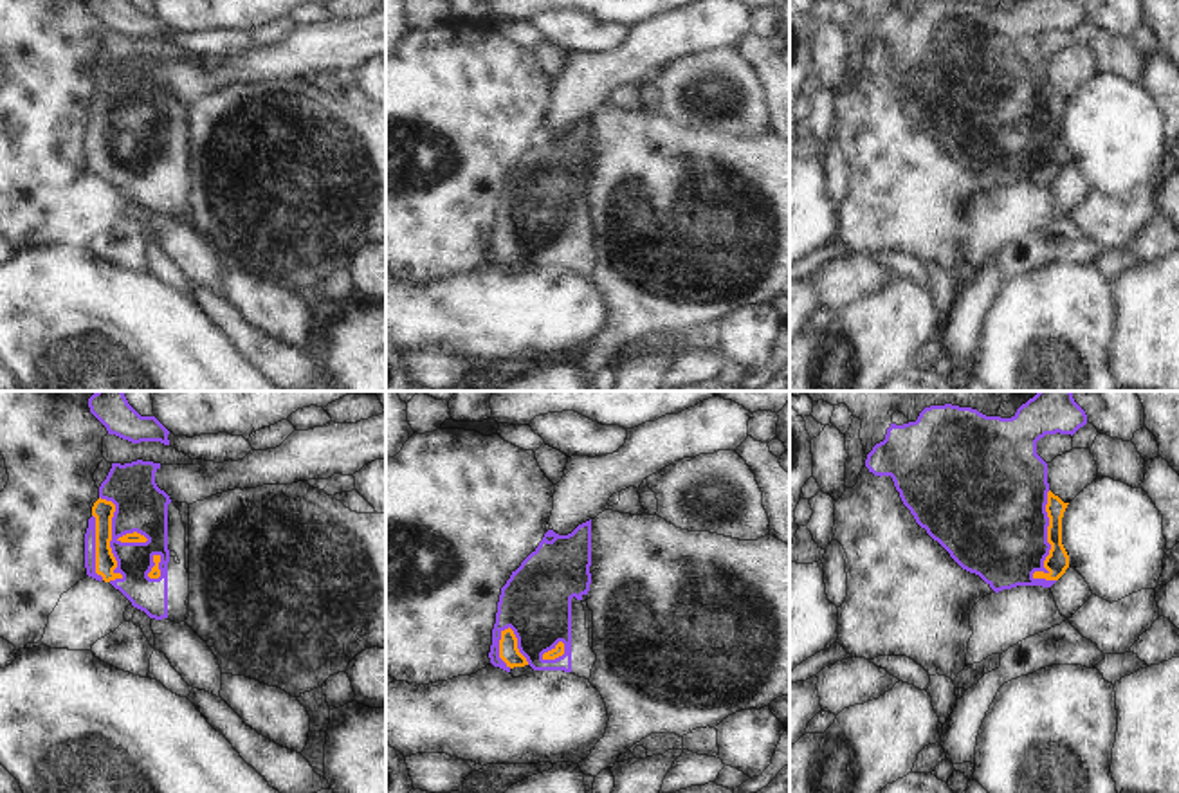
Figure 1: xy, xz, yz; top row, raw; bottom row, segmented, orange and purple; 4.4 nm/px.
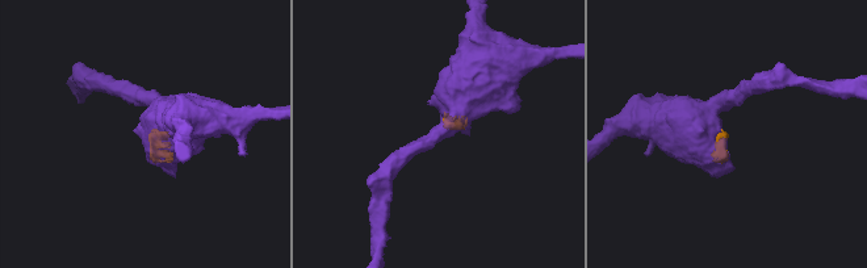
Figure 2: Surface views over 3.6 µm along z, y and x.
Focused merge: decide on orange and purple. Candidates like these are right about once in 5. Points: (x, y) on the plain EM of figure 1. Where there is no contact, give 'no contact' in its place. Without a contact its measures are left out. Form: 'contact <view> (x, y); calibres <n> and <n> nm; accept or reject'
contact yz (1051, 143); calibres 100 and 440 nm; accept

